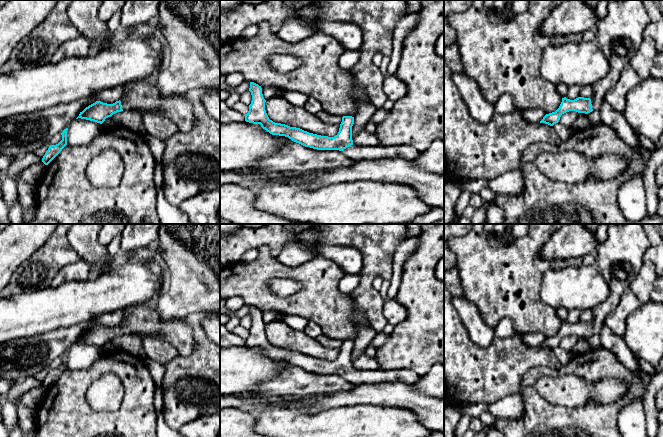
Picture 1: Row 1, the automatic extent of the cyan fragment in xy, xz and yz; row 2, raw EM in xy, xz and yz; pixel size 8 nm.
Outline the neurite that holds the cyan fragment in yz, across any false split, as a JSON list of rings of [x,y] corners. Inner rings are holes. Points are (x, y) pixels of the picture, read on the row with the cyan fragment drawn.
[[[614,0],[608,3],[606,16],[596,25],[598,47],[610,63],[608,74],[592,87],[593,97],[562,98],[559,108],[546,114],[540,123],[550,126],[558,123],[562,114],[569,111],[588,114],[598,111],[608,90],[617,83],[622,70],[630,63],[650,23],[650,17],[642,0]]]

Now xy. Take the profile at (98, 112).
[[[155,77],[124,84],[124,95],[113,104],[96,101],[76,118],[102,124],[106,118],[121,111],[141,110],[143,114],[156,114],[171,120],[182,132],[194,125],[194,114],[185,94],[162,95],[155,85]]]

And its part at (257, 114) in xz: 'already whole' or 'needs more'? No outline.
needs more

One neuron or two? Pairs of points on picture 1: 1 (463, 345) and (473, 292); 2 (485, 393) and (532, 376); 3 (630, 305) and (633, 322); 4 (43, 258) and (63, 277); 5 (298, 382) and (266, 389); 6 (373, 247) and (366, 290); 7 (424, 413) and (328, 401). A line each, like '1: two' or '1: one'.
1: two
2: two
3: two
4: two
5: one
6: one
7: one

